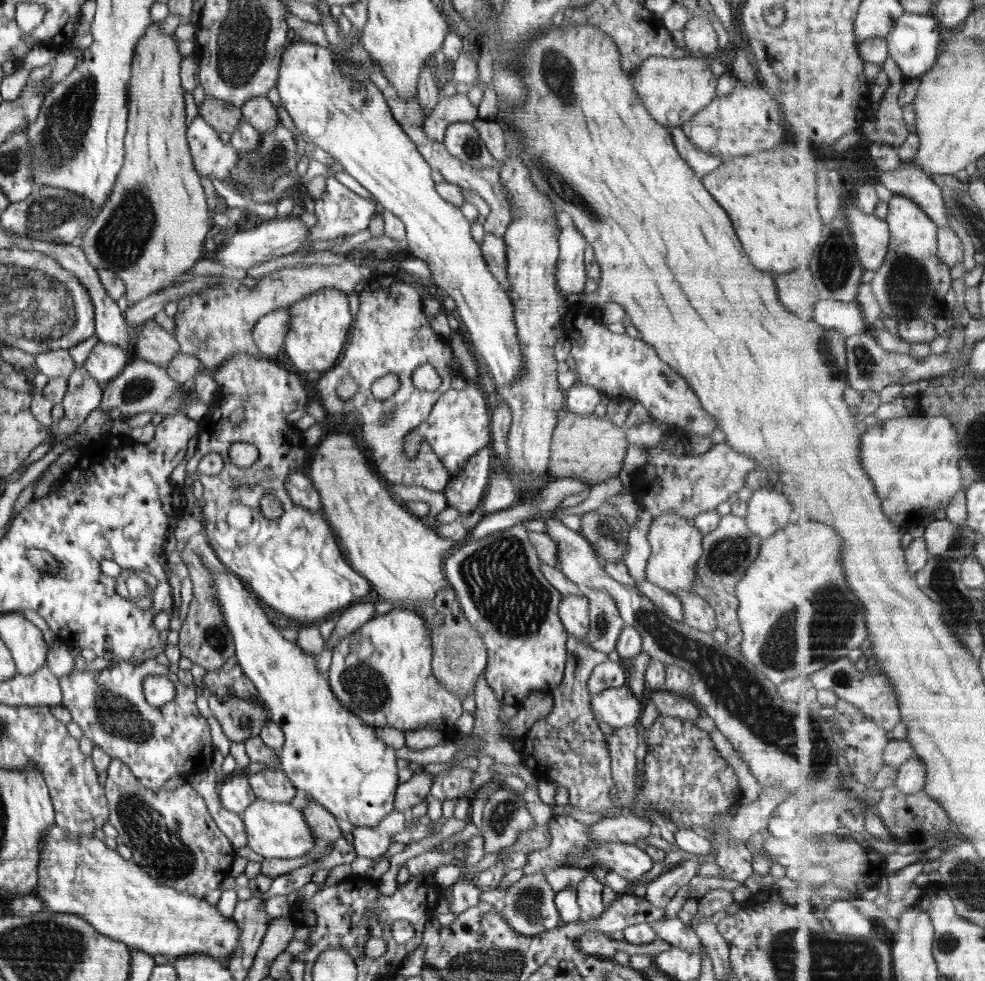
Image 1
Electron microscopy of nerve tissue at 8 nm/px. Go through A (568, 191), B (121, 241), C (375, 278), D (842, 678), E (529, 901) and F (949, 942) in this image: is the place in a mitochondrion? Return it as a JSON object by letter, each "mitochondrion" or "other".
{"A":"mitochondrion","B":"mitochondrion","C":"other","D":"mitochondrion","E":"mitochondrion","F":"mitochondrion"}

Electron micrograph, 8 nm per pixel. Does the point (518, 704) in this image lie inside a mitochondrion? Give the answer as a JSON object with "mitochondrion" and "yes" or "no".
{"mitochondrion":"no"}

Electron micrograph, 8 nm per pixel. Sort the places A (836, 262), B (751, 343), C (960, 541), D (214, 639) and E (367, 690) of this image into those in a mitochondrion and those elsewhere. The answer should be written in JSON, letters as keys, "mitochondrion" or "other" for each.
{"A":"mitochondrion","B":"other","C":"mitochondrion","D":"mitochondrion","E":"mitochondrion"}

